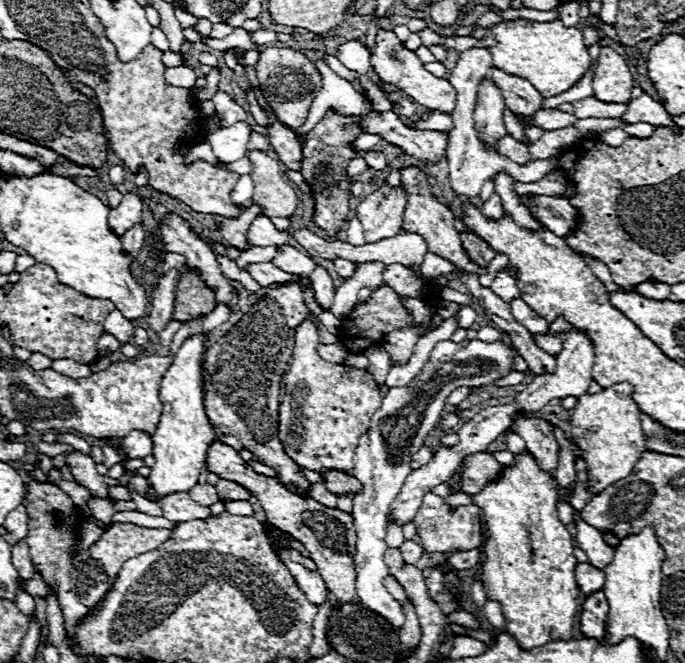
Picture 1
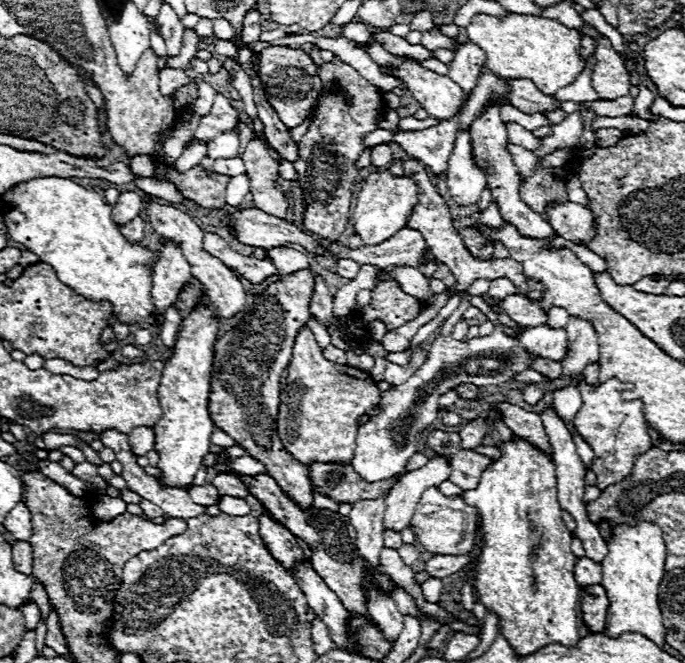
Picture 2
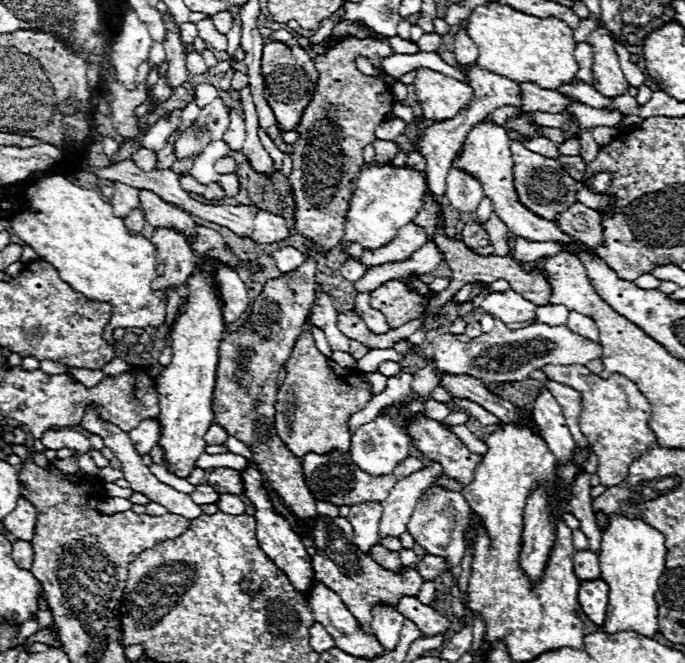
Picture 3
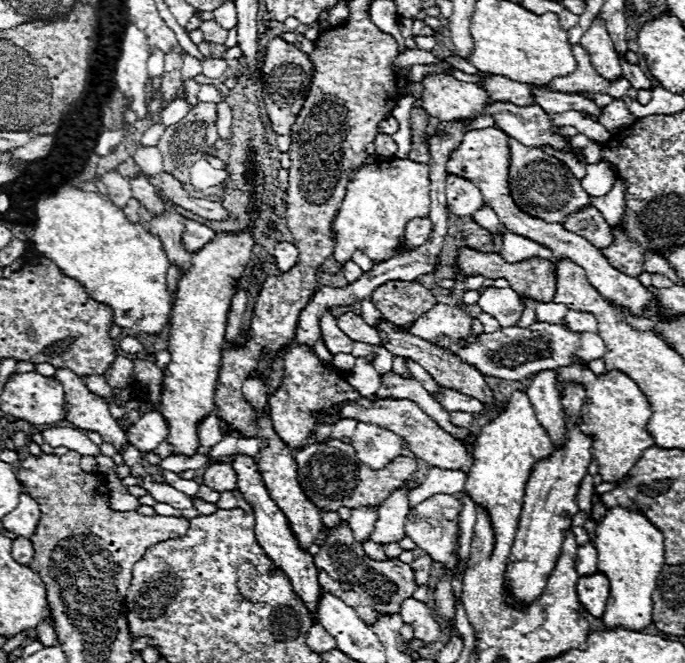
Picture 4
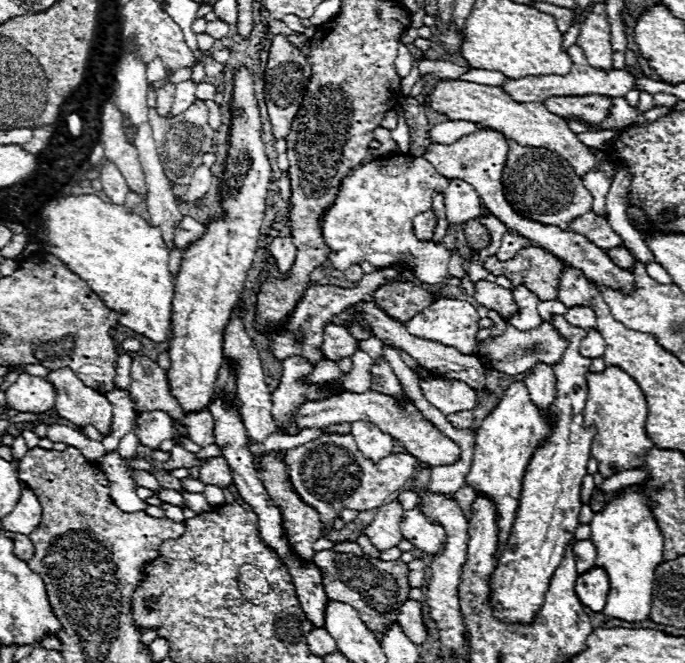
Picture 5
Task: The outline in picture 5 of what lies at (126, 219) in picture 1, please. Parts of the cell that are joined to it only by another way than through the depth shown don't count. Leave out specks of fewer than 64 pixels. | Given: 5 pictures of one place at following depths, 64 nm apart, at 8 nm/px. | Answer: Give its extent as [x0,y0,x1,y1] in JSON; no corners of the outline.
[100,162,130,204]

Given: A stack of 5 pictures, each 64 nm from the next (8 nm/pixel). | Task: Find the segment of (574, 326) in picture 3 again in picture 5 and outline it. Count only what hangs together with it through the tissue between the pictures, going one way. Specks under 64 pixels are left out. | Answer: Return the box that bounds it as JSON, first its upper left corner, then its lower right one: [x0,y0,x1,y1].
[564,306,596,330]

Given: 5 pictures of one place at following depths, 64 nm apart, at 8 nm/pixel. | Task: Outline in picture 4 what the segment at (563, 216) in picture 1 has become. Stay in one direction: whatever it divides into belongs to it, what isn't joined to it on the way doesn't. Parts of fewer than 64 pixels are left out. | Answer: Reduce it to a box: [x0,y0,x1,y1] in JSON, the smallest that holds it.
[564,208,614,248]

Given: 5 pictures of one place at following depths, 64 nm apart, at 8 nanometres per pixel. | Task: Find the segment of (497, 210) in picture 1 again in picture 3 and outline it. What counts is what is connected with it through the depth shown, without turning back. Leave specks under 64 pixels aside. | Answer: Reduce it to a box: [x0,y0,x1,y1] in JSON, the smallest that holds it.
[482,214,508,256]

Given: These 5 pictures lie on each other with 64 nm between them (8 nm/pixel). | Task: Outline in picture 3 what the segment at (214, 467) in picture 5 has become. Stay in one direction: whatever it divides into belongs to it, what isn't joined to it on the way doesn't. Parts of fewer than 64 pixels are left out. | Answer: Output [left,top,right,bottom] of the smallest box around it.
[206,468,242,494]

